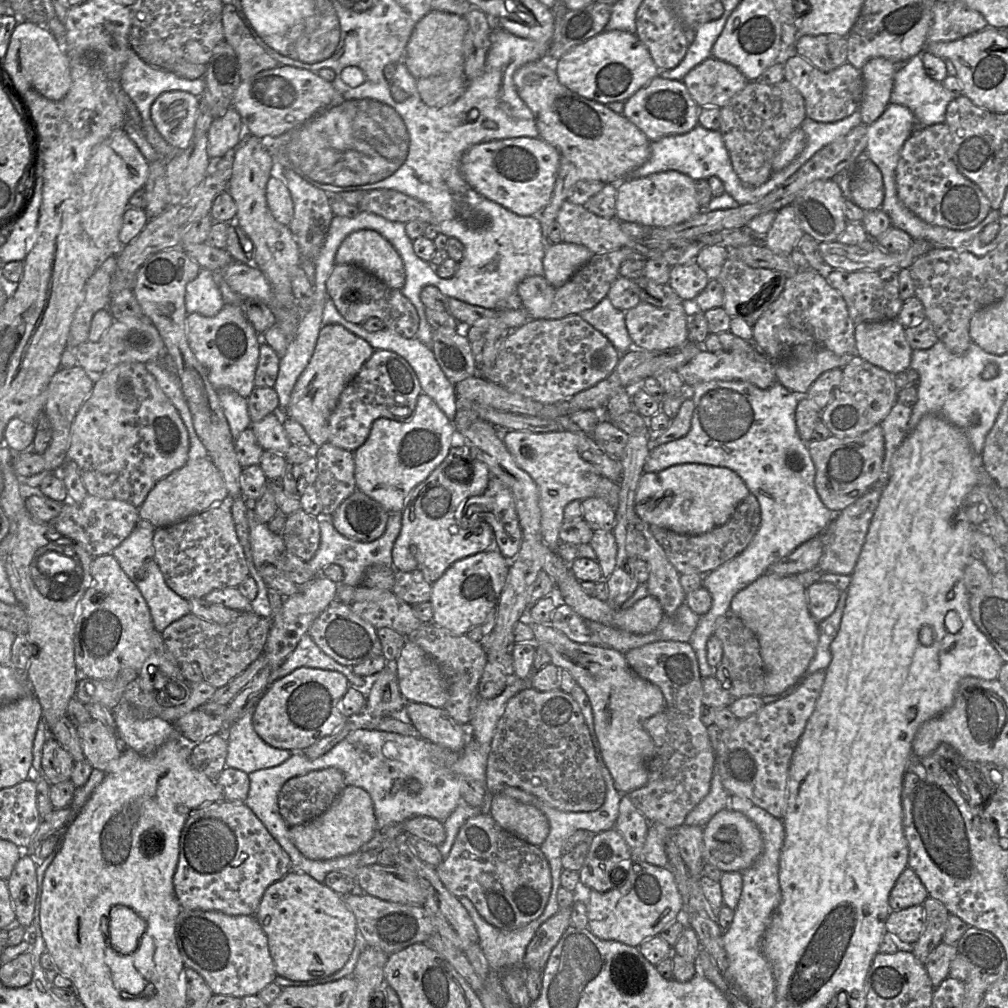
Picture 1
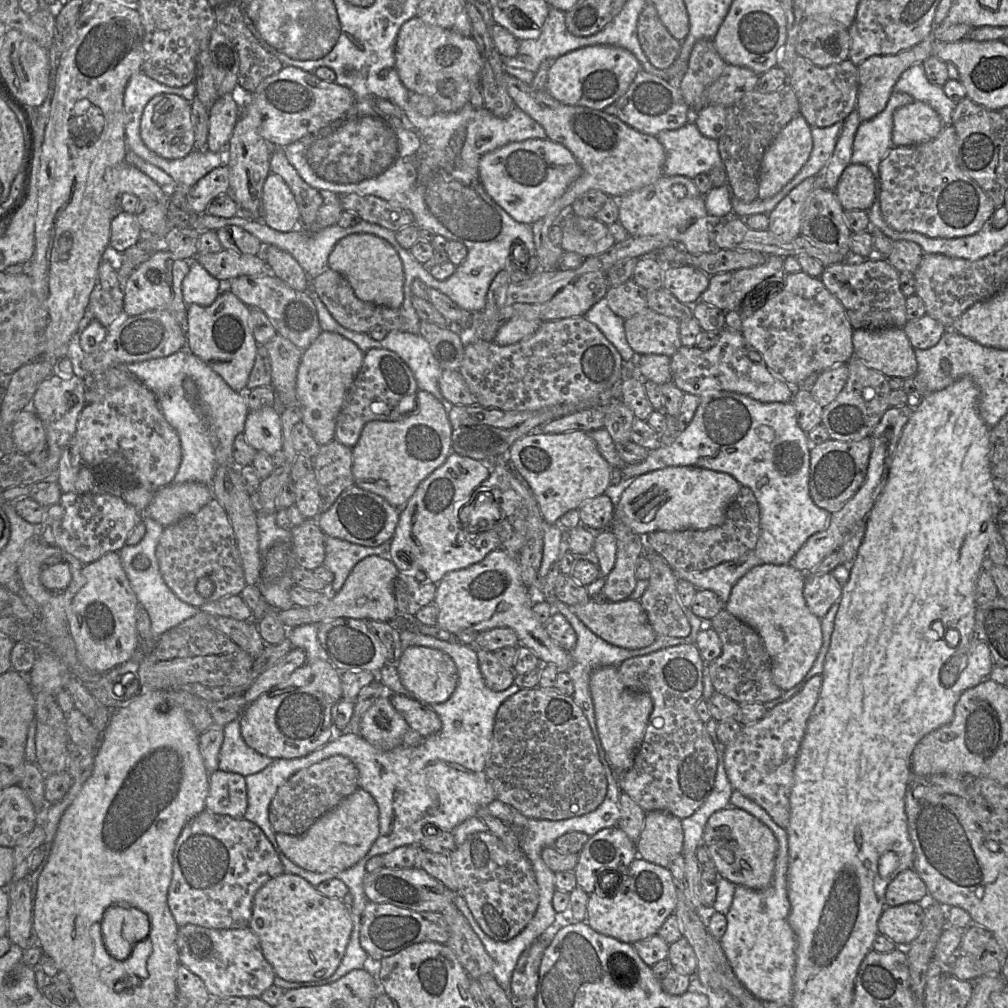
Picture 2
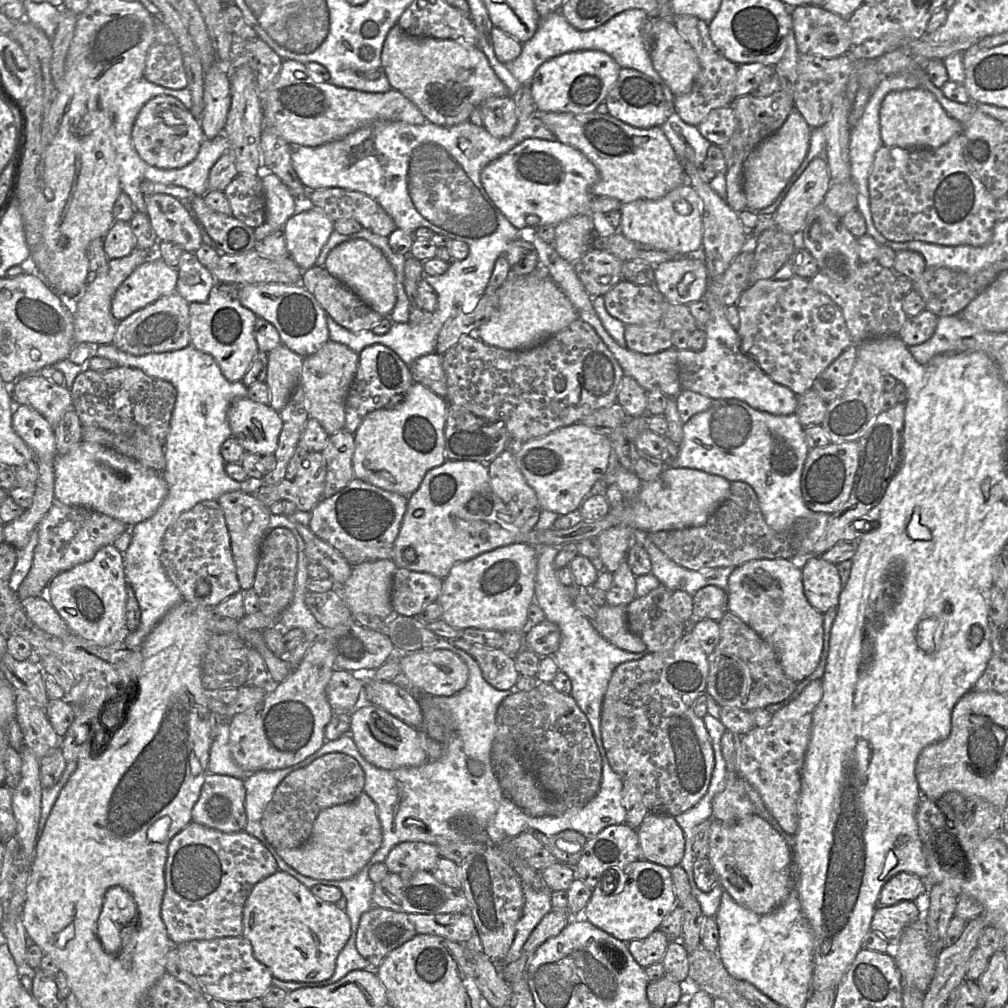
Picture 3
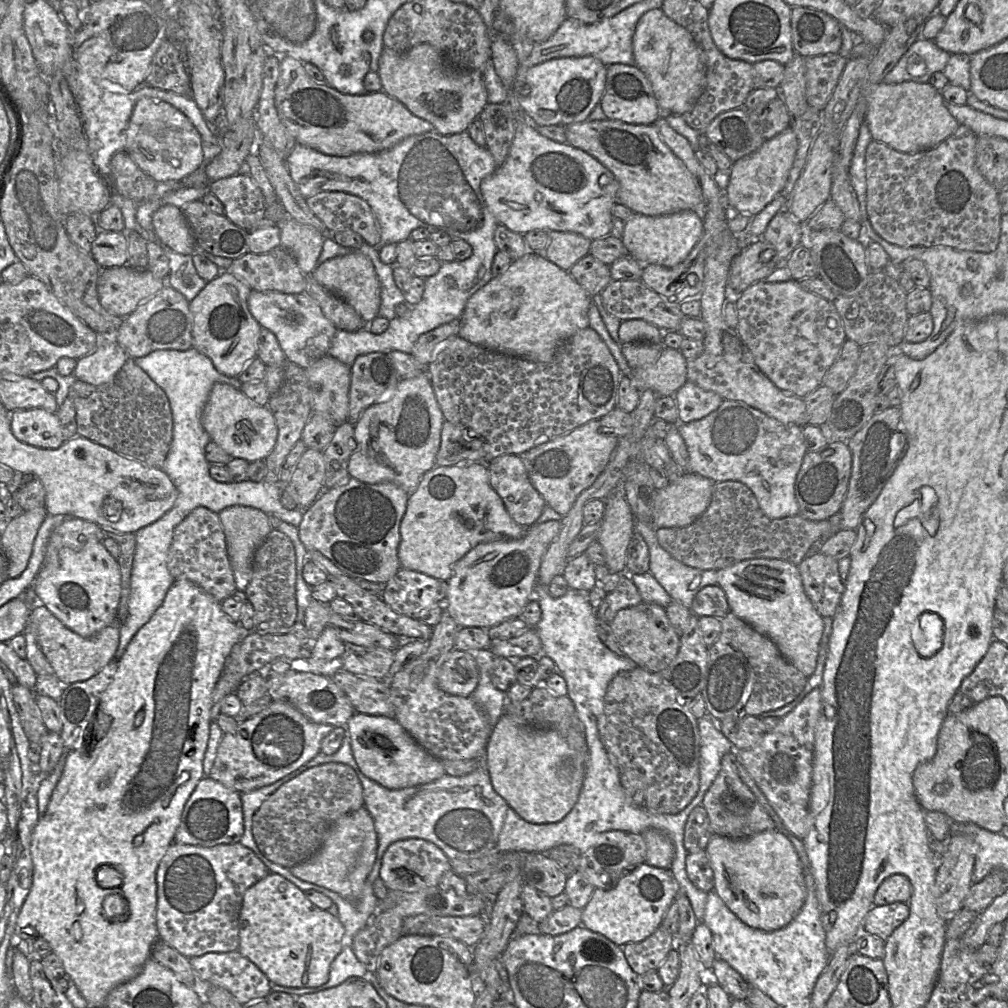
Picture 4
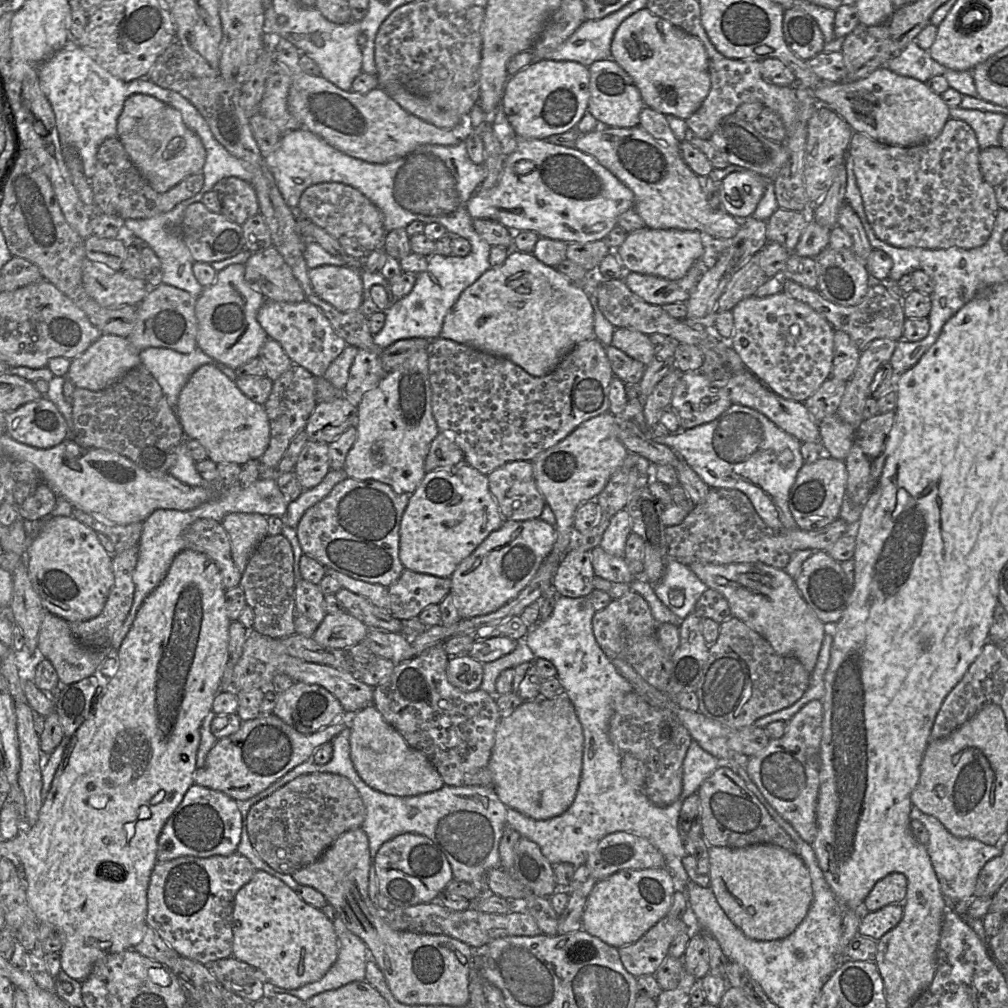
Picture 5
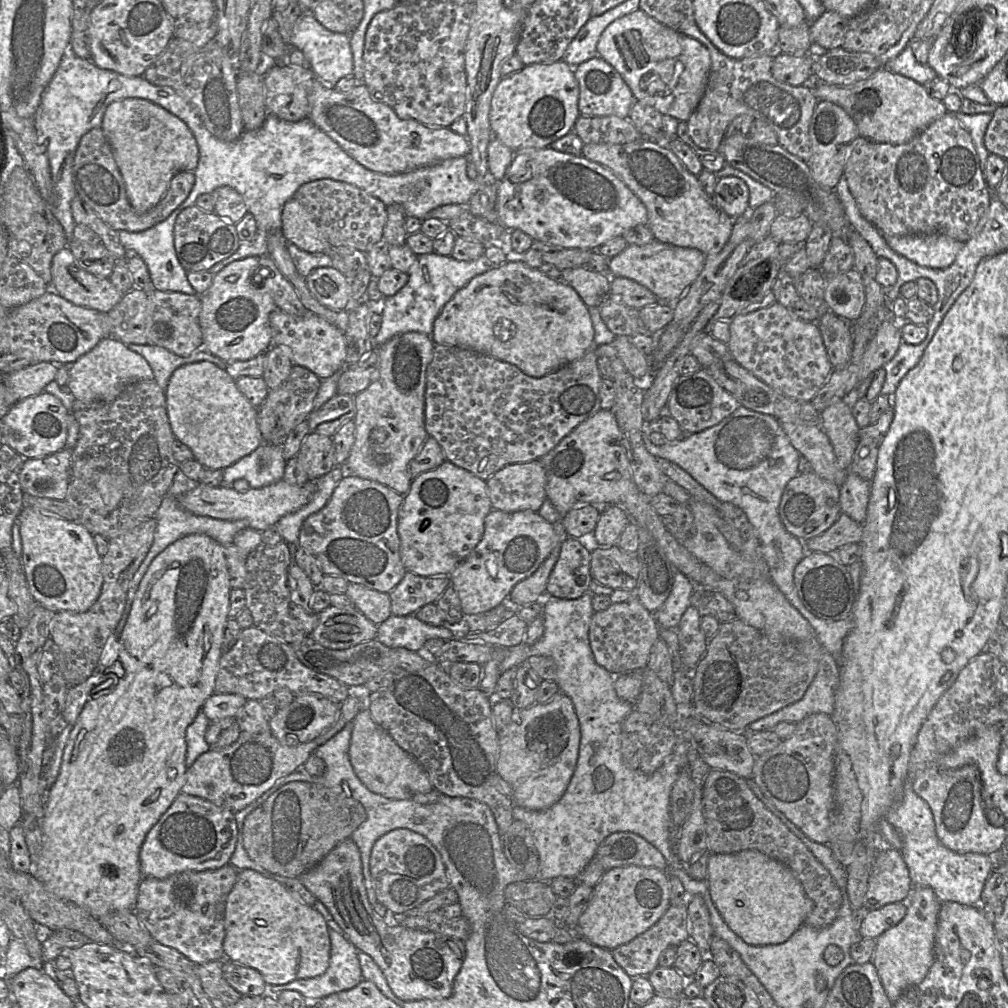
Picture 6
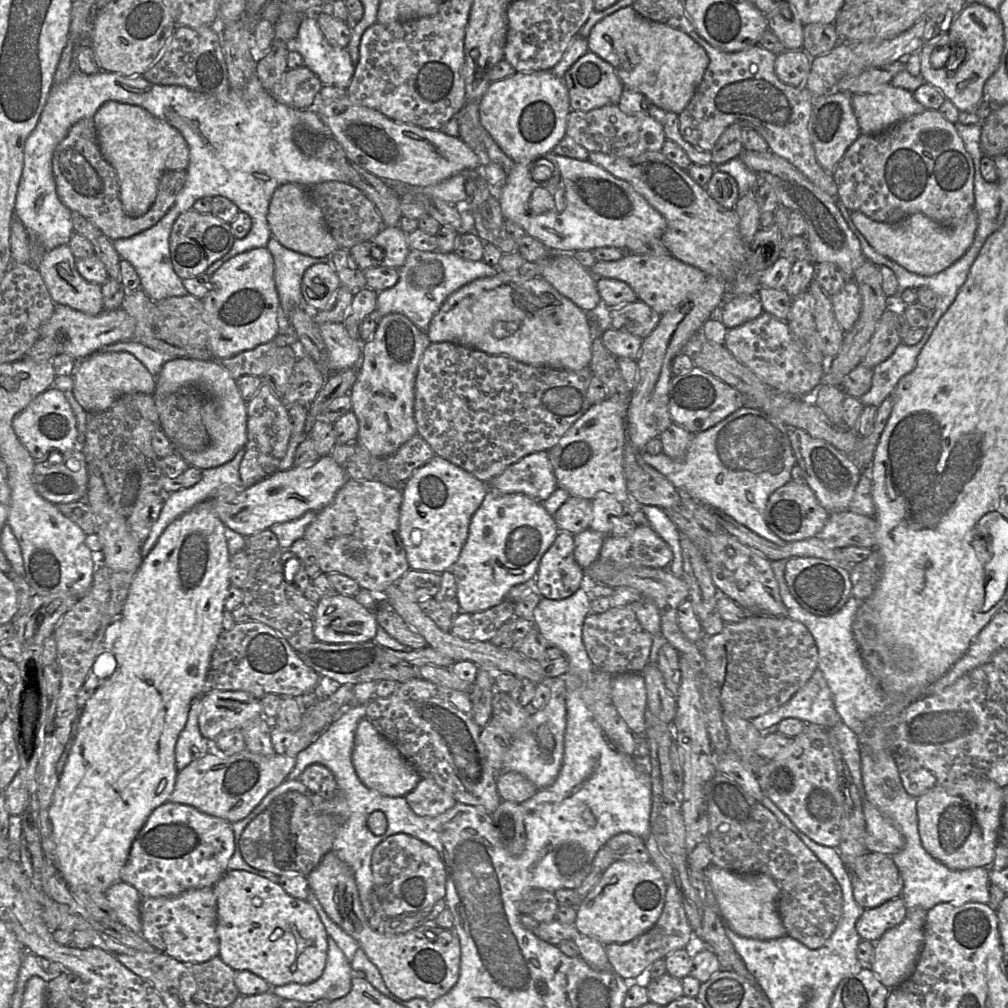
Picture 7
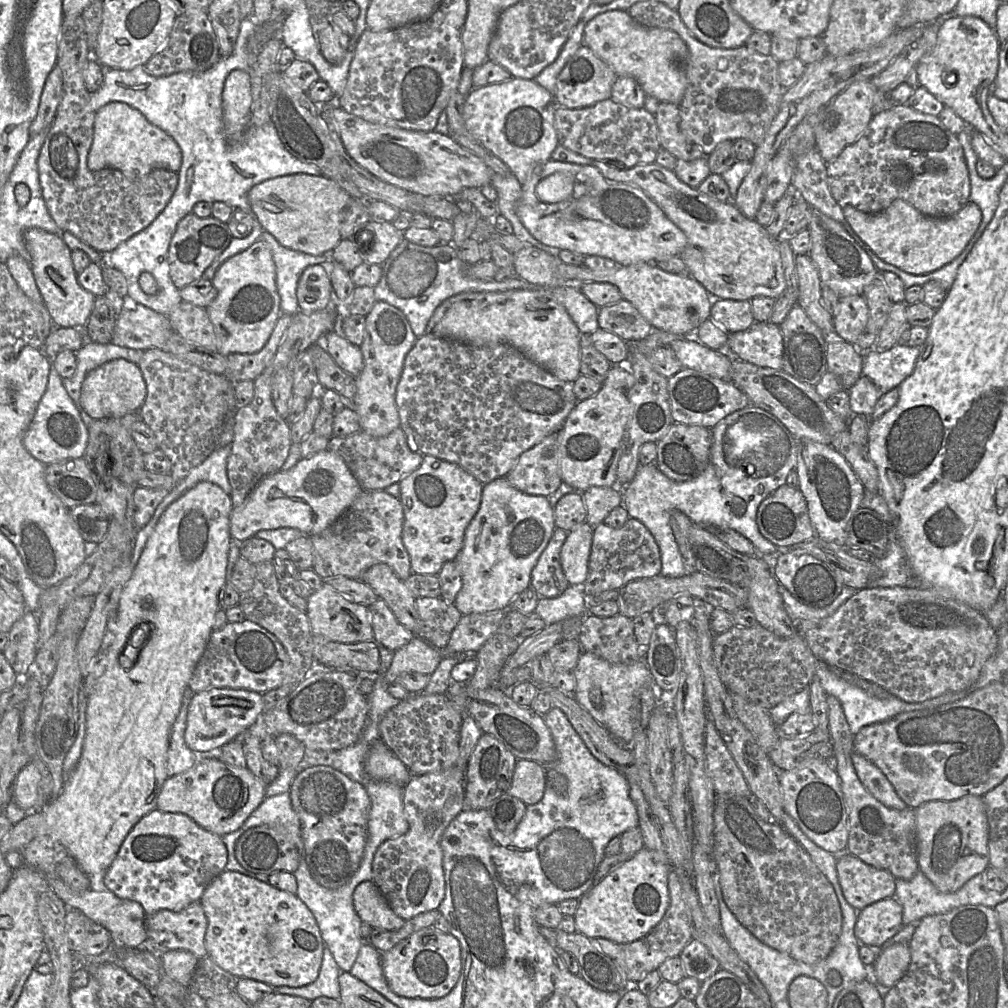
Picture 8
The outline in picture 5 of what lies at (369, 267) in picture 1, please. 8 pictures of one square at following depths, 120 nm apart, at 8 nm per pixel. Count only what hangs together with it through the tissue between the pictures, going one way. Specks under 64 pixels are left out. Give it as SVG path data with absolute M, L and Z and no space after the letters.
M322 265L310 269L308 277L315 294L337 310L360 310L363 281L355 268L346 265Z

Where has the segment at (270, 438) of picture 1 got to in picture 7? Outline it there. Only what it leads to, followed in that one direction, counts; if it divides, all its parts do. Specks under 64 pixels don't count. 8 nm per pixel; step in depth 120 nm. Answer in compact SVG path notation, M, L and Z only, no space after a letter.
M175 358L165 363L157 376L153 395L168 396L186 387L194 387L208 396L202 409L202 421L210 438L208 447L196 452L176 448L176 452L190 465L201 470L221 466L231 461L247 442L247 403L241 397L236 380L215 360Z

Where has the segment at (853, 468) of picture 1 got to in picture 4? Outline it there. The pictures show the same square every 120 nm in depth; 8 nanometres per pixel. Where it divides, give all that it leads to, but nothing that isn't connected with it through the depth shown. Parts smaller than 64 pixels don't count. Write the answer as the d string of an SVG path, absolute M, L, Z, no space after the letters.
M830 441L818 451L806 452L795 481L799 515L812 521L828 520L840 513L852 470L852 454L845 441Z

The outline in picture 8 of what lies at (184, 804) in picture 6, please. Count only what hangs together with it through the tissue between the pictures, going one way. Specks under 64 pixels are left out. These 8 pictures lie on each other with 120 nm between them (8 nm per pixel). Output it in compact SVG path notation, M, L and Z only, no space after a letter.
M154 809L142 817L128 833L99 883L119 898L140 903L146 915L163 909L179 912L200 900L211 881L225 871L227 860L228 853L221 836L205 830L184 814Z

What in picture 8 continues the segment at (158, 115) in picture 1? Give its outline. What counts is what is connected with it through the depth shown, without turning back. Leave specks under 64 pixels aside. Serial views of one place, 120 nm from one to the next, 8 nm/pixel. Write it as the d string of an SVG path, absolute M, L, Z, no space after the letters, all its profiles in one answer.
M110 102L96 112L94 120L94 137L87 158L91 171L104 168L120 170L129 180L137 180L155 168L178 172L182 164L182 152L176 141L165 131L151 124L137 109L123 102Z

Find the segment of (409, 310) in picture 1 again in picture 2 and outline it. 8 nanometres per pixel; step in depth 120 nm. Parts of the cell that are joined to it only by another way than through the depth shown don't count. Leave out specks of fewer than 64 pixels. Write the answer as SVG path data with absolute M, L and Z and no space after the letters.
M327 267L320 275L311 279L311 287L318 294L332 317L344 328L361 333L369 333L376 325L388 331L404 331L400 308L388 308L360 300L354 293L347 279L340 273Z

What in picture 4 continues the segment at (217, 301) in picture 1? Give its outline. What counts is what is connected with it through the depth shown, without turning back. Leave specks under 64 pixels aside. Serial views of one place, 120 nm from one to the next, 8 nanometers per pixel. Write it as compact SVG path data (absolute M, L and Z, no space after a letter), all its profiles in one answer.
M164 244L161 246L169 259L170 271L166 284L191 302L208 282L197 274L192 255L179 254Z

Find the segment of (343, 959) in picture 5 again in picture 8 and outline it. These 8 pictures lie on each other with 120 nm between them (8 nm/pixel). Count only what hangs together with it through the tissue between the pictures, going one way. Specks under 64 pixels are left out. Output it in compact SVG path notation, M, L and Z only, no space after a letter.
M325 947L319 974L313 983L302 987L280 986L272 988L275 990L275 993L306 998L309 1001L313 1001L321 996L339 999L340 987L338 977L340 973L341 970L335 962L333 955Z

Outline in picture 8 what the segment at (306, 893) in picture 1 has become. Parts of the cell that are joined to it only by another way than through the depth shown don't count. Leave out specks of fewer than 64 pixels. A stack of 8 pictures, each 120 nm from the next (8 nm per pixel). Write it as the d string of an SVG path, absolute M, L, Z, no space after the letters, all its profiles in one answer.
M225 870L211 881L199 901L208 920L207 956L225 971L271 987L302 987L317 979L324 942L312 912L295 894Z

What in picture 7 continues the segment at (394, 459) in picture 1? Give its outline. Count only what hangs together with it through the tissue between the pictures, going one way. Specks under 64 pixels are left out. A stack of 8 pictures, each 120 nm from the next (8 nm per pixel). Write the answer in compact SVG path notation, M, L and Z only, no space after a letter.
M399 313L383 316L378 321L372 337L362 343L362 359L357 365L357 379L349 395L352 402L351 411L358 420L357 443L376 458L393 455L401 445L417 434L414 418L415 378L421 357L430 344L426 332Z

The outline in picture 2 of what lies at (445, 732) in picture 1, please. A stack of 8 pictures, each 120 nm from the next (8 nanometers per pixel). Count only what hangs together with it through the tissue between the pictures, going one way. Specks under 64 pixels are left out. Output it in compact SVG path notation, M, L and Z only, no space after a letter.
M389 693L389 696L408 726L421 736L428 737L441 730L441 720L430 706L402 694Z

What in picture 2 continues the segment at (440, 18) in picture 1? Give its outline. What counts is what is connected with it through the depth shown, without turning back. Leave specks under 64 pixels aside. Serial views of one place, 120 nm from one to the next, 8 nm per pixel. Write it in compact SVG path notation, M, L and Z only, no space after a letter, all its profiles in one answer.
M414 16L398 32L395 68L401 82L410 92L430 97L436 106L436 112L452 113L469 103L472 84L480 79L482 58L471 36L428 25Z

